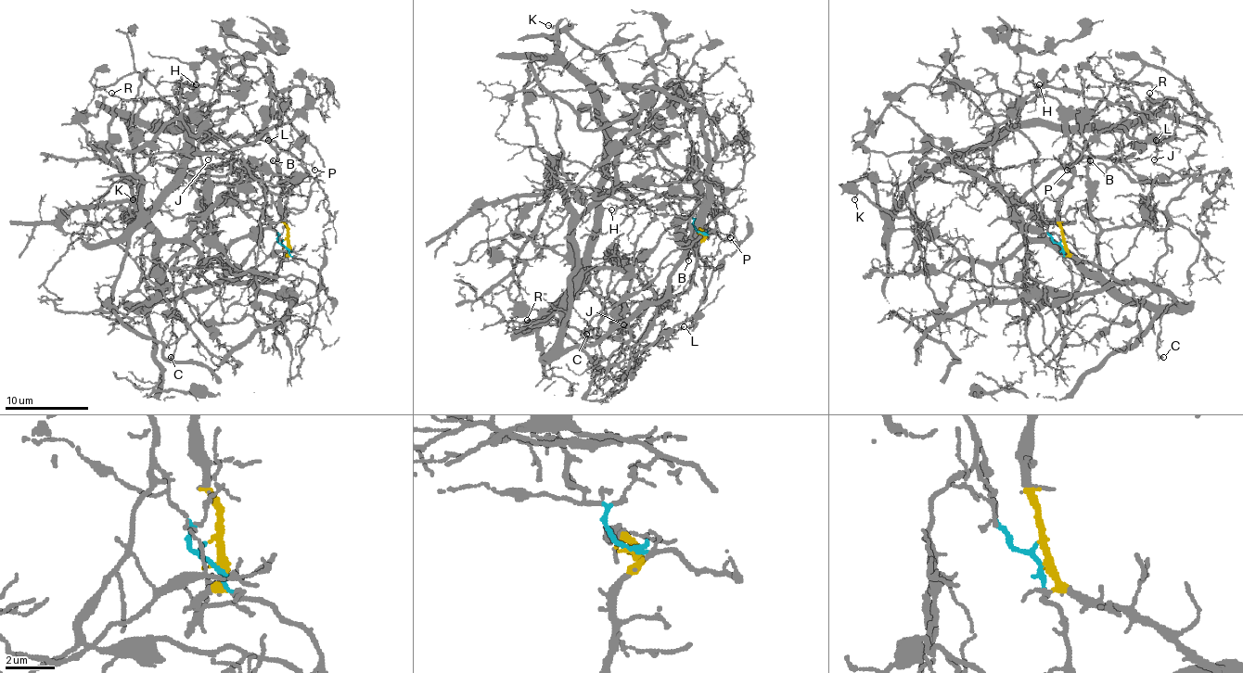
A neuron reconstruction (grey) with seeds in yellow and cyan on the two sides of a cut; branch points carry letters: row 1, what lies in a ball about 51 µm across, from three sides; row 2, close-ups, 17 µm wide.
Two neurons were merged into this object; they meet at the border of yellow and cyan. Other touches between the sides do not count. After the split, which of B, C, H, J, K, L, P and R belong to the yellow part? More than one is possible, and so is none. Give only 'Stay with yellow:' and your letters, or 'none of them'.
Stay with yellow: B, C, P

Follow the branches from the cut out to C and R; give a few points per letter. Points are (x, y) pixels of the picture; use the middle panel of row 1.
C: (699, 233), (703, 238), (686, 288), (645, 300), (587, 345), (591, 328), (587, 334)
R: (699, 233), (676, 203), (647, 208), (609, 178), (595, 218), (589, 276), (554, 313), (554, 323), (527, 320)

